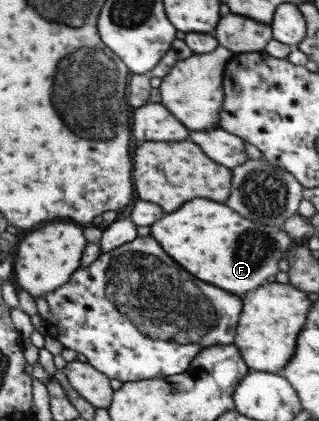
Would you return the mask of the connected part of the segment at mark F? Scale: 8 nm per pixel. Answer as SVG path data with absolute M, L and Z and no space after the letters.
M209 199L187 201L179 211L153 223L151 235L159 241L163 251L189 273L233 295L245 295L257 289L267 277L279 273L277 263L295 245L283 228L253 223L231 207Z

